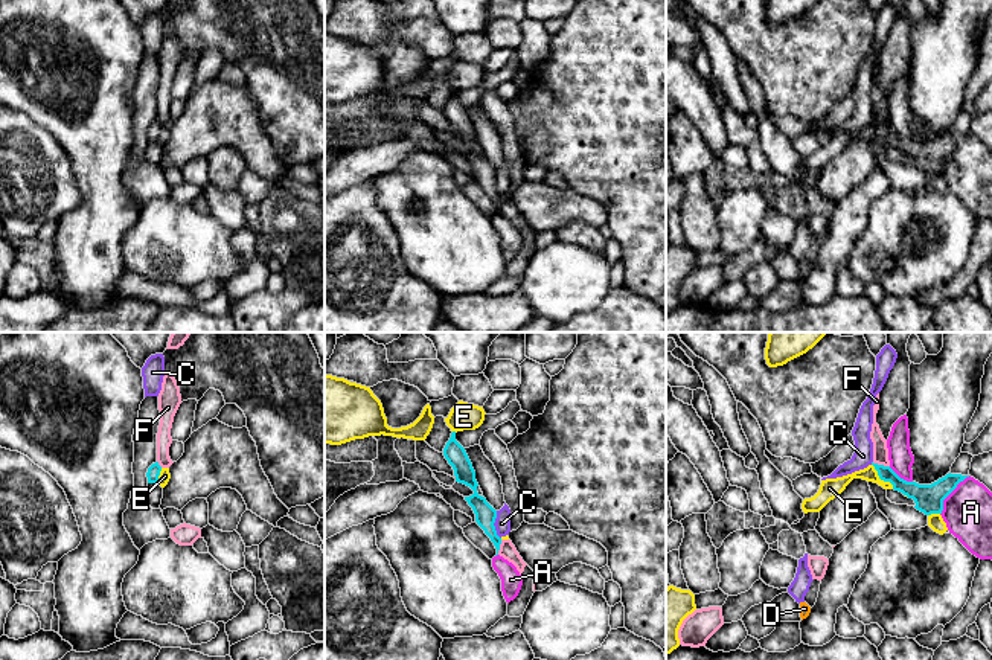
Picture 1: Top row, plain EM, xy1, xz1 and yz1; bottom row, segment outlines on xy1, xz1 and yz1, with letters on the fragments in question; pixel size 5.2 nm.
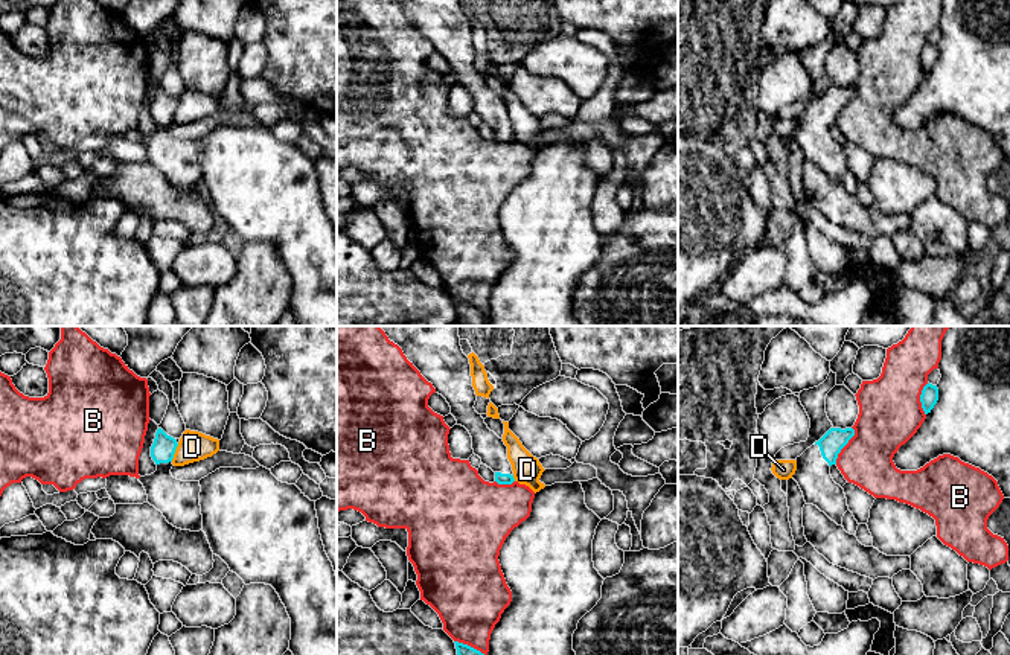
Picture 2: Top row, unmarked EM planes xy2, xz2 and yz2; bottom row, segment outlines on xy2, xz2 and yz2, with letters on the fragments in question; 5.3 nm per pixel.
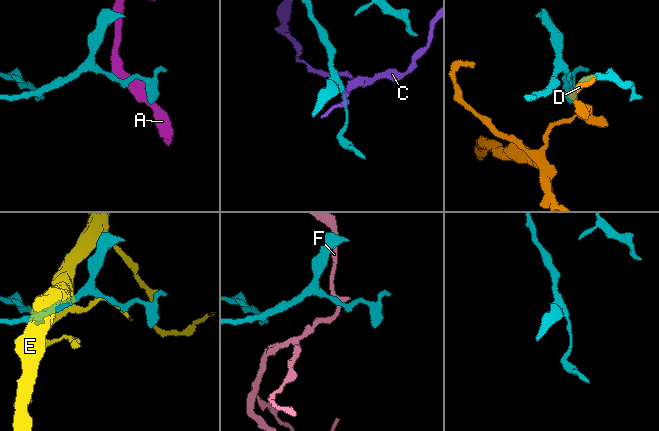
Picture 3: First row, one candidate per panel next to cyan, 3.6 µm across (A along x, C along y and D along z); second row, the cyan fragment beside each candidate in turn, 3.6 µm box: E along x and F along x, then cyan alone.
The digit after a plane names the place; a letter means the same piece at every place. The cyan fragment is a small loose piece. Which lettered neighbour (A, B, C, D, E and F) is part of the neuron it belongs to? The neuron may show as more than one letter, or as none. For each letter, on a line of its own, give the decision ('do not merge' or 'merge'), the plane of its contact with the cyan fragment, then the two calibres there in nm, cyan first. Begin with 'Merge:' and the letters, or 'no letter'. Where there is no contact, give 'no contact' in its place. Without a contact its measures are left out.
Merge: no letter
A: do not merge; meets cyan in yz1; 150 nm thick on the cyan side, 260 nm on the other
B: do not merge; meets cyan in yz2; 120 nm thick on the cyan side, 300 nm on the other
C: do not merge; meets cyan in xz1; 110 nm thick on the cyan side, 80 nm on the other
D: do not merge; meets cyan in xy2; 130 nm thick on the cyan side, 160 nm on the other
E: do not merge; meets cyan in yz1; 130 nm thick on the cyan side, 90 nm on the other
F: do not merge; meets cyan in yz1; 100 nm thick on the cyan side, 80 nm on the other

